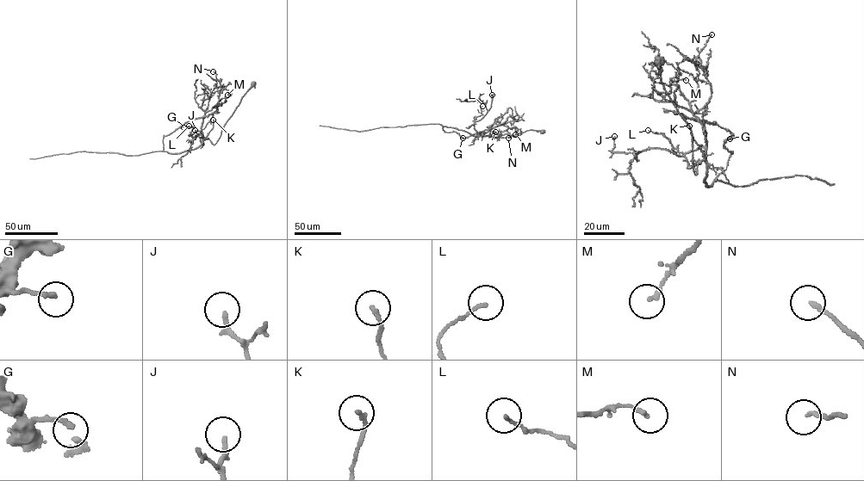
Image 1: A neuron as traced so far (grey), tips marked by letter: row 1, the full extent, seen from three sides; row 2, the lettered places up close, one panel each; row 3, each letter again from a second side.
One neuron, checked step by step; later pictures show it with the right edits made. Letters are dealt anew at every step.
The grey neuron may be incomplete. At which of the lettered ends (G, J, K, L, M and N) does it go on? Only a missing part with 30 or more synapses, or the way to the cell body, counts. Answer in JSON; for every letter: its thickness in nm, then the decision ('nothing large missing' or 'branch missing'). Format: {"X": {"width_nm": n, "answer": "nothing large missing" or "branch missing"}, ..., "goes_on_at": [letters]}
{"G": {"width_nm": 200, "answer": "nothing large missing"}, "J": {"width_nm": 190, "answer": "nothing large missing"}, "K": {"width_nm": 170, "answer": "nothing large missing"}, "L": {"width_nm": 130, "answer": "nothing large missing"}, "M": {"width_nm": 170, "answer": "nothing large missing"}, "N": {"width_nm": 150, "answer": "nothing large missing"}, "goes_on_at": []}

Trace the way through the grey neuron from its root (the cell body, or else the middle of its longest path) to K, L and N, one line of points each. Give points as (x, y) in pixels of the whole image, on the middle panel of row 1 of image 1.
K: (543, 132), (529, 130), (507, 137), (481, 136), (495, 132)
L: (543, 132), (529, 130), (507, 137), (479, 136), (474, 121), (482, 114), (482, 106)
N: (543, 132), (529, 130), (507, 137), (479, 135), (489, 130), (493, 138), (507, 132), (508, 138)

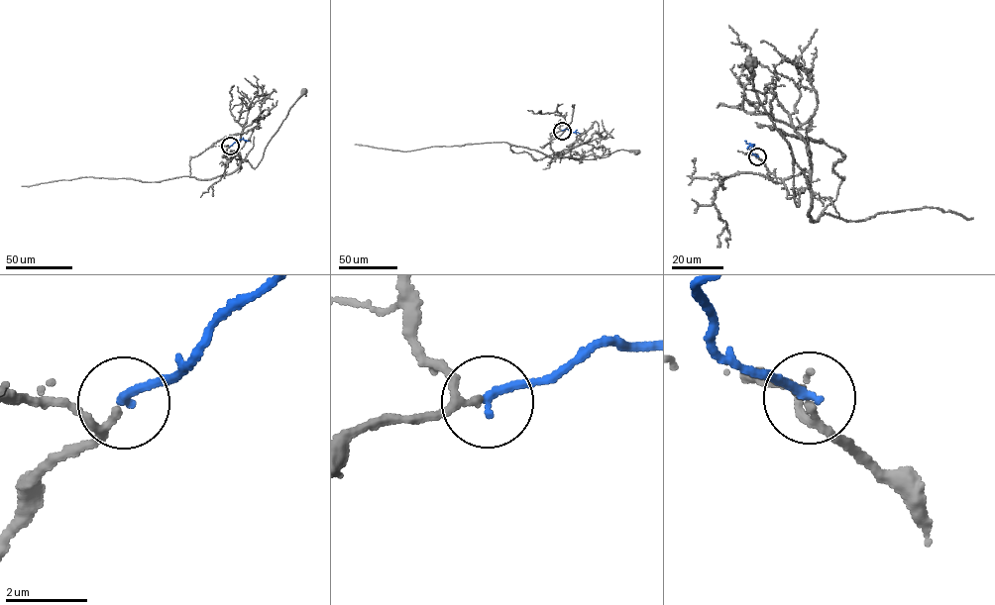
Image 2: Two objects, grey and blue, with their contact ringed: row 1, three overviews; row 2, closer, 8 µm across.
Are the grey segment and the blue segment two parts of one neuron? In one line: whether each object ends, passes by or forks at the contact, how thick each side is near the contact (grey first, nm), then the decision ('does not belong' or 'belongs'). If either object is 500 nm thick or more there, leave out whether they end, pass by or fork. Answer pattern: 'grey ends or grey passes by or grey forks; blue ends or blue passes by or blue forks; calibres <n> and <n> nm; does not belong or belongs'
grey passes by; blue ends; calibres 160 and 220 nm; belongs

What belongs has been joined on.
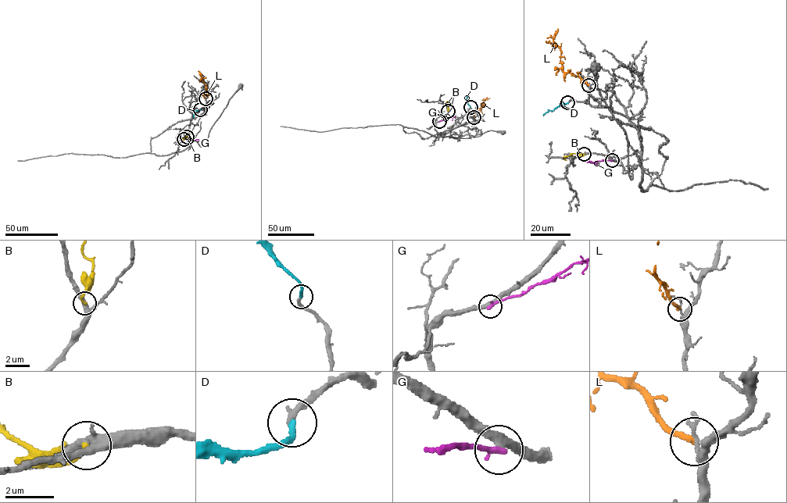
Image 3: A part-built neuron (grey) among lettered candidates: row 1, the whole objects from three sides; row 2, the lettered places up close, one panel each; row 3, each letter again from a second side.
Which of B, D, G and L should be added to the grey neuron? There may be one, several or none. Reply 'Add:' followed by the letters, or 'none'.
Add: D

